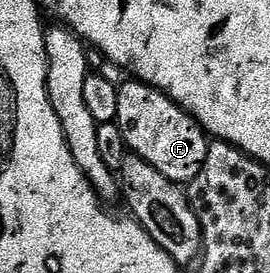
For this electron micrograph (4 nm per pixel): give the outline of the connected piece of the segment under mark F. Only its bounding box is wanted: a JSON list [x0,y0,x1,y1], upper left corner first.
[115,79,209,185]

